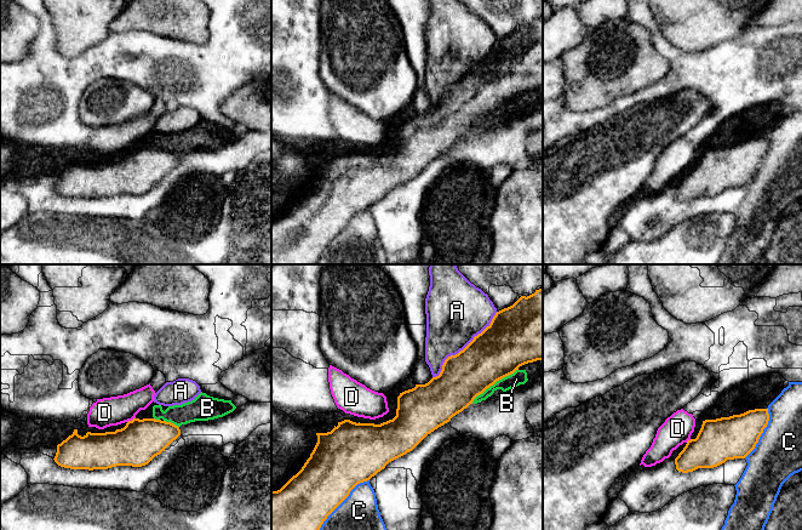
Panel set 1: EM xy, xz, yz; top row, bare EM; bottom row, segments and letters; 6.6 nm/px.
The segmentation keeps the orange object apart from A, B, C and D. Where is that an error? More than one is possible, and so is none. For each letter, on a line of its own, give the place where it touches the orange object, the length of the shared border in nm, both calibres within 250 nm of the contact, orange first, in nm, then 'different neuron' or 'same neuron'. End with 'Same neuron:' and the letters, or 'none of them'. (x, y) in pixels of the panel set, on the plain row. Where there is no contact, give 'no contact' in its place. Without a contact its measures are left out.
A: xz (464, 77) | 600 nm | 340/400 nm | different neuron
B: xz (493, 112) | 380 nm | 340/100 nm | different neuron
C: xz (339, 232) | 500 nm | 380/420 nm | different neuron
D: xy (132, 148) | 70 nm | 280/190 nm | different neuron
Same neuron: none of them

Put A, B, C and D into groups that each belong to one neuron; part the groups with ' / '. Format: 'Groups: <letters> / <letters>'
Groups: A / B / C / D

